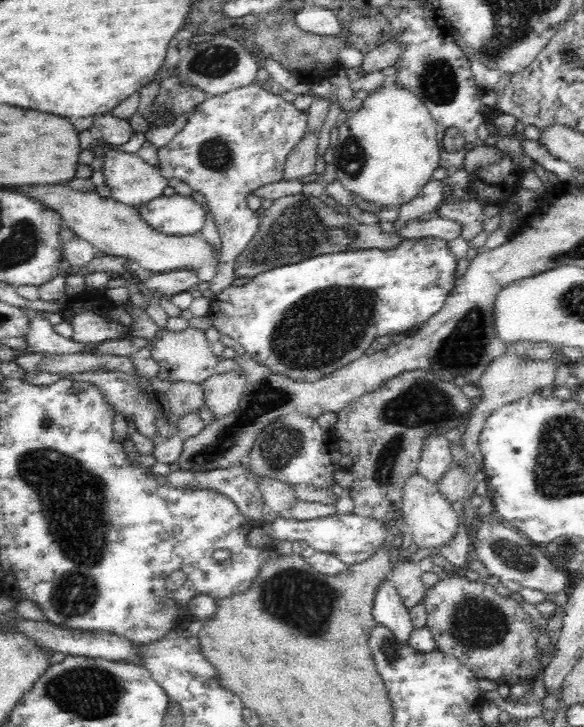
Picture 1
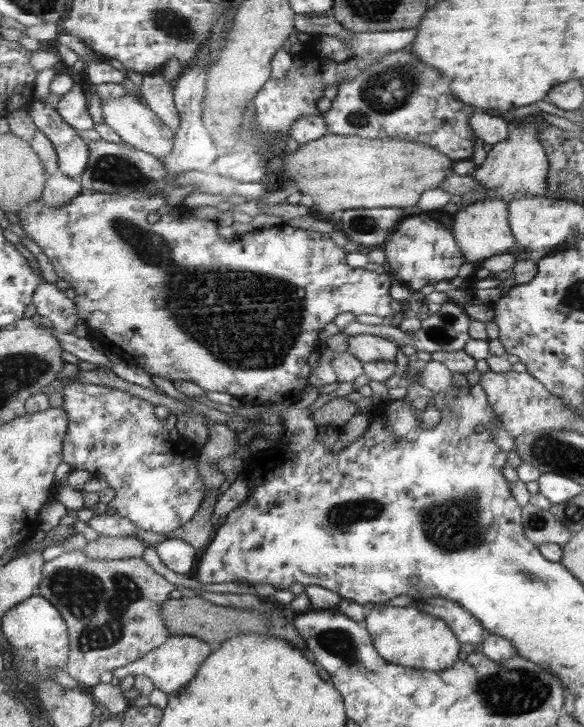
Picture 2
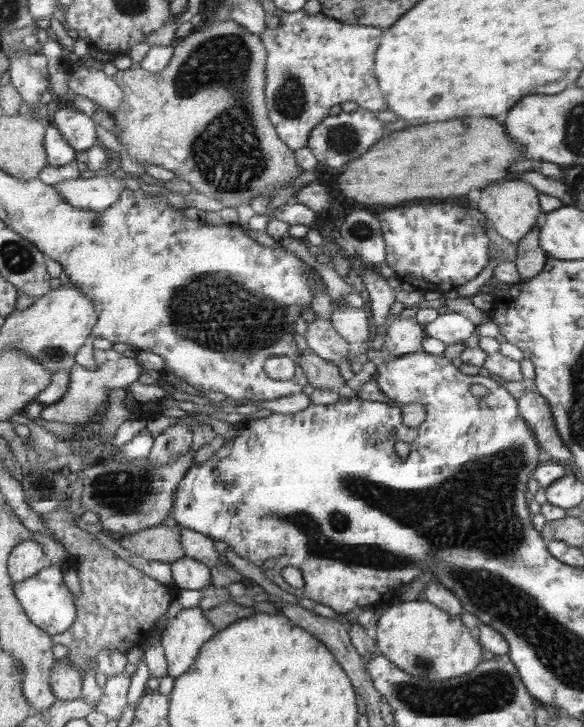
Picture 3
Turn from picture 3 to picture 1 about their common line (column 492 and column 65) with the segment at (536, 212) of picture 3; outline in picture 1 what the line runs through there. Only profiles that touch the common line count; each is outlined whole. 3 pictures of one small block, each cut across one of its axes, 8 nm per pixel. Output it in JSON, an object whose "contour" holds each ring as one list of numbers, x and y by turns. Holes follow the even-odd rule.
{"contour":[[30,186,28,194,34,198,40,198,48,208,56,210,64,218,64,228,70,228,78,238,88,240,90,244,96,246,96,250,104,256,112,258,122,258,126,262,136,262,140,268,150,270,152,274,168,274,176,270,188,270,194,272,198,282,212,282,224,264,224,254,216,250,216,246,208,244,202,234,192,234,192,236,170,236,164,234,148,220,144,214,134,208,126,206,118,200,110,198,100,198,96,194,86,194,86,192,74,192,70,186]]}

